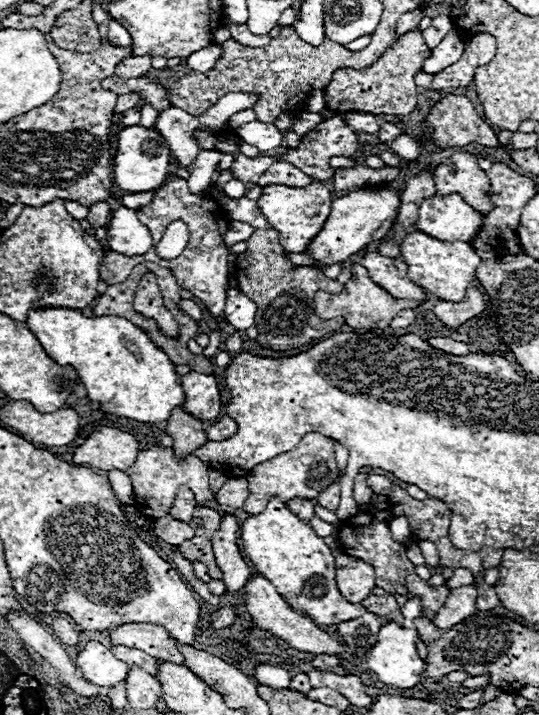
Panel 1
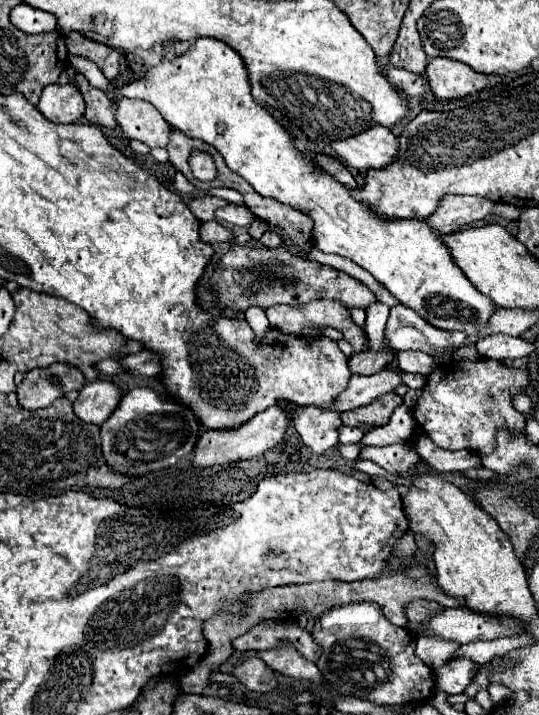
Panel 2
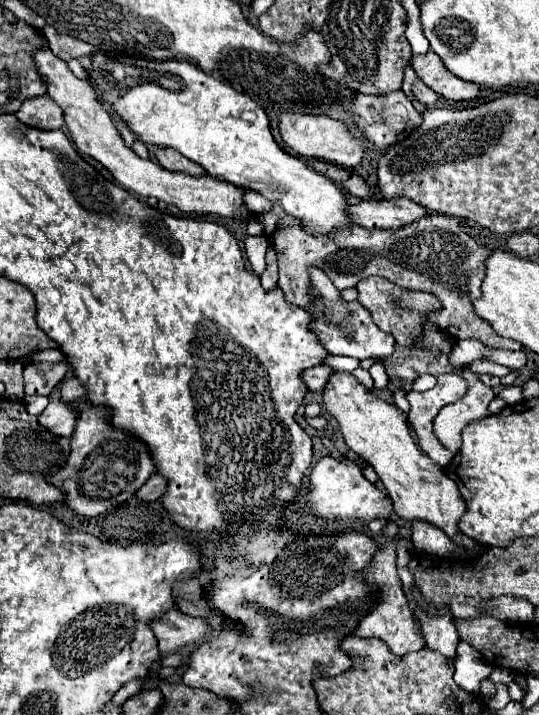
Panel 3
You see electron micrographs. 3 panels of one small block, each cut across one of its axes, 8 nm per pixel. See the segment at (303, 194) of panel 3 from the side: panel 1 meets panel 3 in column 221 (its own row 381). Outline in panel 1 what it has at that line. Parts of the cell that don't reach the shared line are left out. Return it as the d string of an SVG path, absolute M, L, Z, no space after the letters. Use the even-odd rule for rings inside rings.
M46 308L46 310L30 312L28 328L32 330L32 334L36 334L42 348L46 348L52 360L56 360L62 366L70 364L76 370L80 382L86 388L86 396L102 404L102 410L106 414L124 416L124 418L146 422L146 424L158 424L158 422L168 420L170 412L176 406L184 404L184 390L180 384L180 376L176 374L176 368L170 362L170 358L160 348L156 348L138 326L134 326L126 318L120 318L120 316L86 318L80 310Z

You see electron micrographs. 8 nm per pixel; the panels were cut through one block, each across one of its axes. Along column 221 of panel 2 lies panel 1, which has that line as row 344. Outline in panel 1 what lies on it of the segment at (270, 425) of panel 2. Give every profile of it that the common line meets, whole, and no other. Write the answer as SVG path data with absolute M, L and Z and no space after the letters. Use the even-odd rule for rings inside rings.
M442 336L428 338L428 344L434 346L434 348L438 348L438 350L442 350L442 352L454 354L454 356L466 356L466 354L470 354L470 350L468 350L468 346L464 342L456 342L452 338L442 338Z

